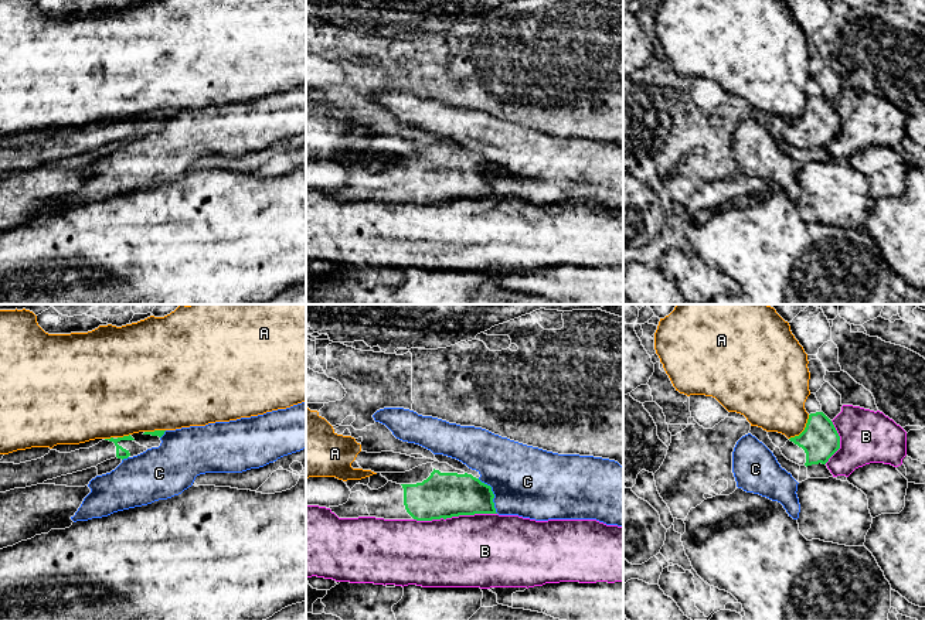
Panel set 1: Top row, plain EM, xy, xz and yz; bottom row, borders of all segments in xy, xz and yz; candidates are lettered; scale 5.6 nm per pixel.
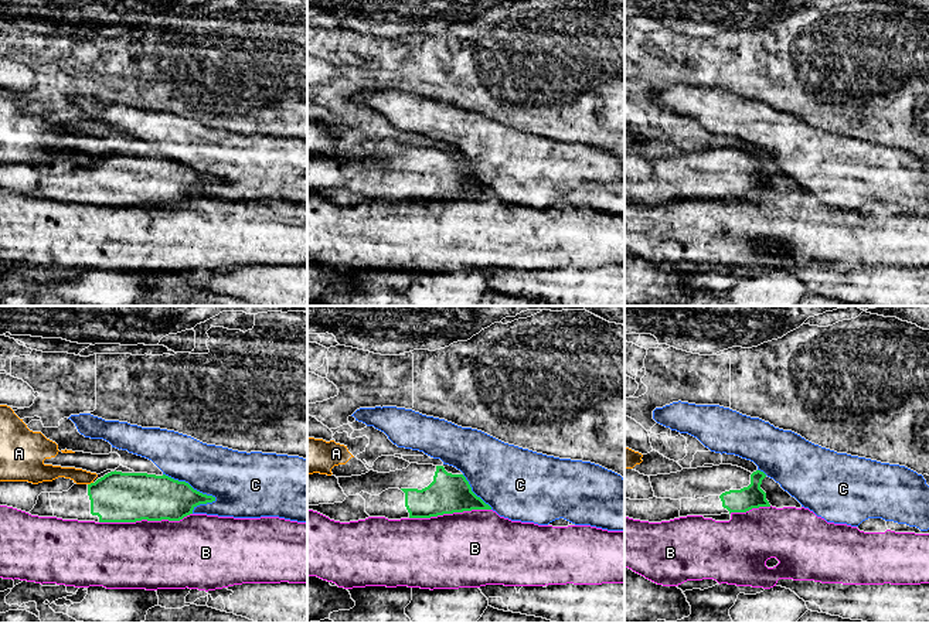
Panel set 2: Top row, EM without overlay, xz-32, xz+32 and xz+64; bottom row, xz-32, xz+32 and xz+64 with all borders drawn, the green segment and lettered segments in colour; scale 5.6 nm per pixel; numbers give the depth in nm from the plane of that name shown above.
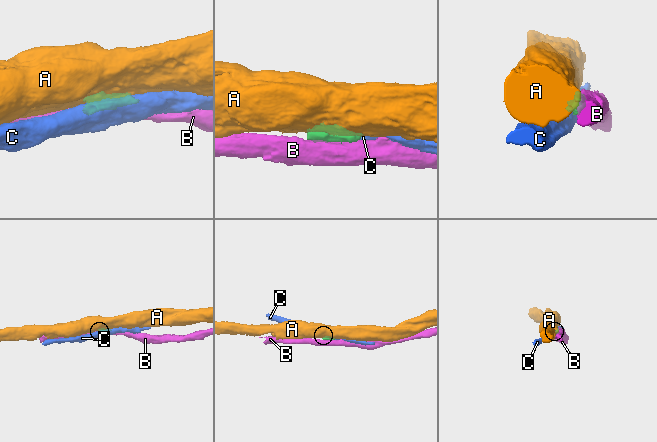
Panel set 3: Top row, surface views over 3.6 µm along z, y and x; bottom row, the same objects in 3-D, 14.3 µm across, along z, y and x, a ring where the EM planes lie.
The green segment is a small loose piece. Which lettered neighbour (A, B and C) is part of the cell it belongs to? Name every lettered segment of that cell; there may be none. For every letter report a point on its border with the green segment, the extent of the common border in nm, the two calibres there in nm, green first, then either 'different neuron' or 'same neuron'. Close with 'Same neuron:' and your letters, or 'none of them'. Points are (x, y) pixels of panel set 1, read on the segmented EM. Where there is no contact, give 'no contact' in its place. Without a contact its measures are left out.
A: contact yz (805, 429); length 180 nm; calibres 220 and 360 nm; different neuron
B: contact xz (455, 515); length 480 nm; calibres 260 and 420 nm; different neuron
C: contact xz (493, 494); length 240 nm; calibres 260 and 400 nm; different neuron
Same neuron: none of them

